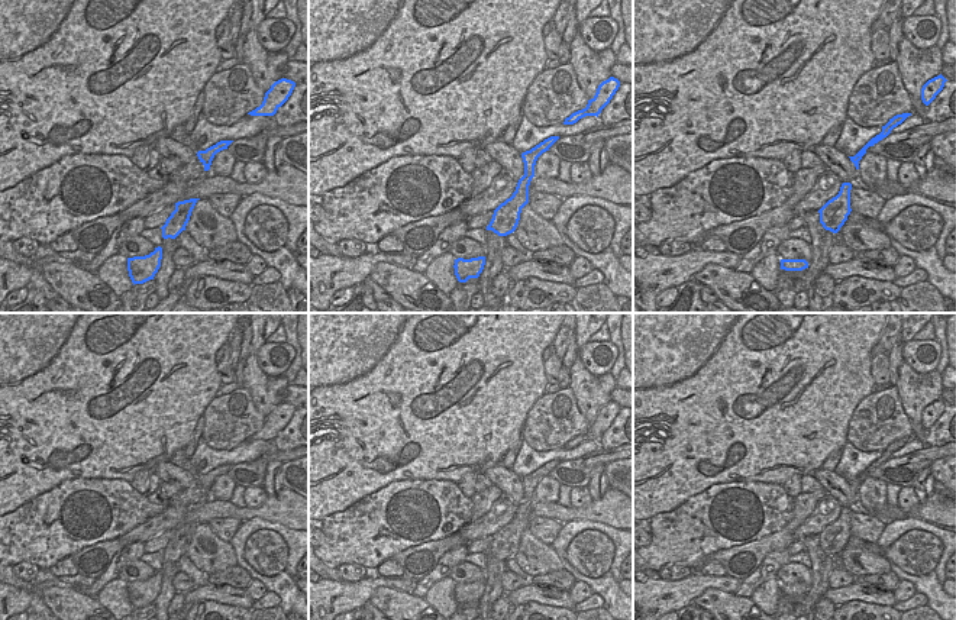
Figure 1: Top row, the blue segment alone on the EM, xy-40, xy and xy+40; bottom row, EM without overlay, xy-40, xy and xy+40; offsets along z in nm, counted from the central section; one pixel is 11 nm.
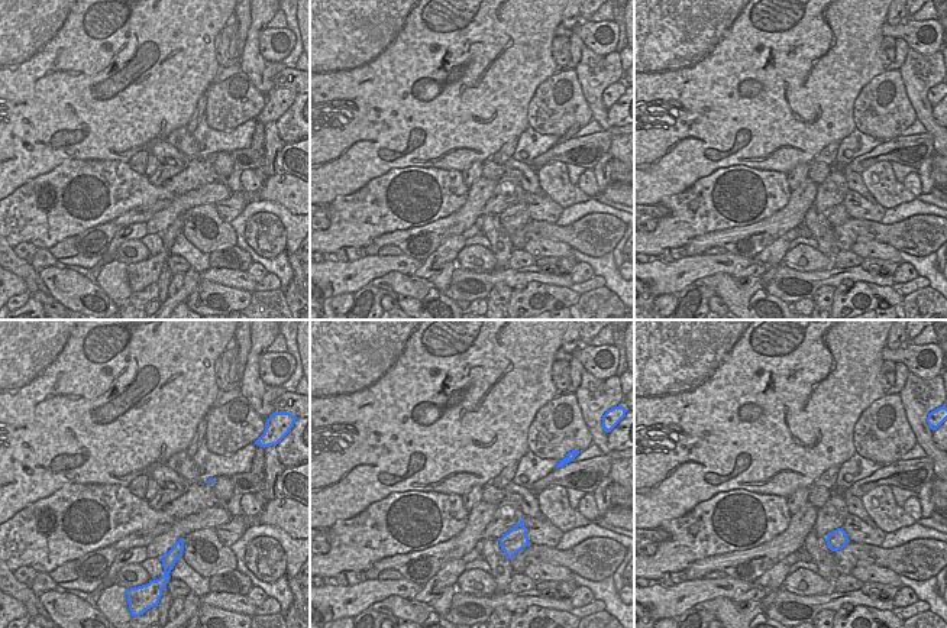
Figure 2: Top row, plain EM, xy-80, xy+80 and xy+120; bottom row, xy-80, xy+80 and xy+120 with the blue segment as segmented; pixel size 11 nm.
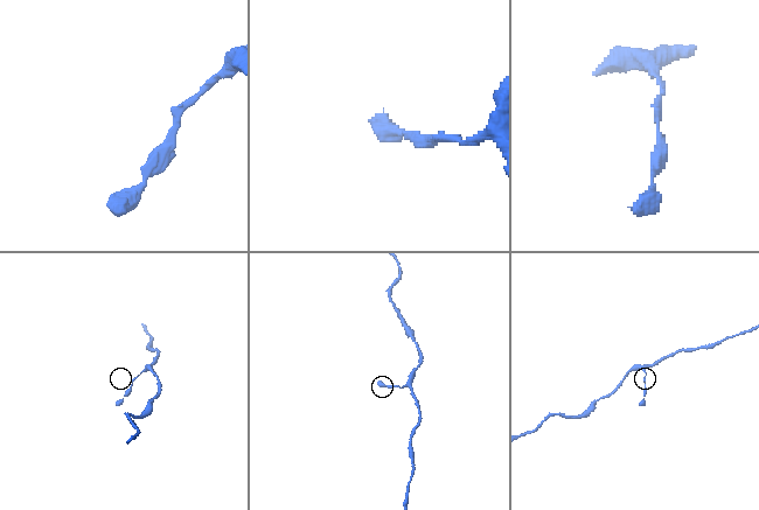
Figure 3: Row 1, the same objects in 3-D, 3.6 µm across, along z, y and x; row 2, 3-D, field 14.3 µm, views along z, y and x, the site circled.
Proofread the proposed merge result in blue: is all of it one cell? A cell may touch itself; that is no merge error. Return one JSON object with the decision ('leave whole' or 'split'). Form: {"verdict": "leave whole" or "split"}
{"verdict": "leave whole"}

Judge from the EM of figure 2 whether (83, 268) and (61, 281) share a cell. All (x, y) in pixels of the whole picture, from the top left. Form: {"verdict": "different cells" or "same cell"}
{"verdict": "different cells"}

